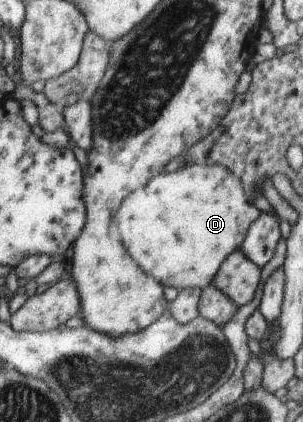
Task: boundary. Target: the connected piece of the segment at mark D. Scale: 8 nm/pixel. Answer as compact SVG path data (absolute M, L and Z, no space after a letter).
M188 165L174 173L154 177L144 189L132 193L132 197L124 201L124 209L120 209L120 233L124 245L132 249L132 257L136 257L157 282L177 290L196 287L203 290L212 284L227 257L241 249L251 224L258 217L260 212L246 193L242 179L232 175L224 165Z

